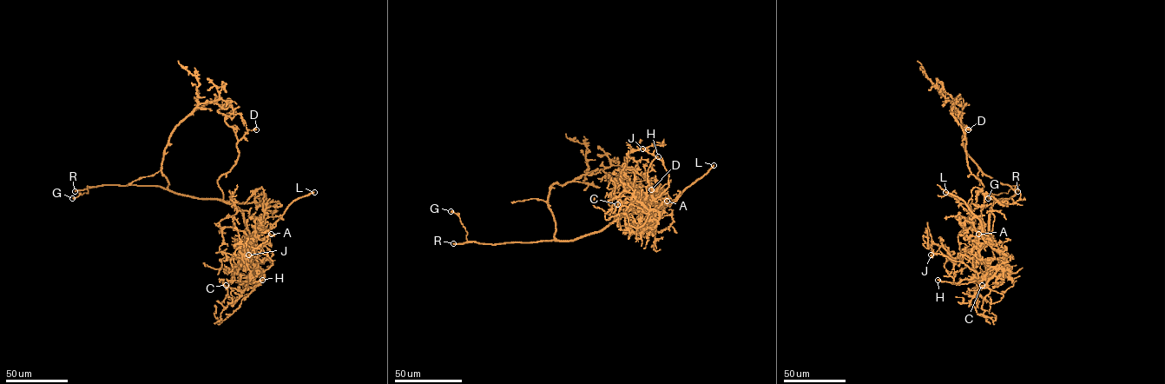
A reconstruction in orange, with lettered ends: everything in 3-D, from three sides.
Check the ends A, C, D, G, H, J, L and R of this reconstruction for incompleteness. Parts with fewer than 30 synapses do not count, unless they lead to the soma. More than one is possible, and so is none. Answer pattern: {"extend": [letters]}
{"extend": ["L", "R"]}

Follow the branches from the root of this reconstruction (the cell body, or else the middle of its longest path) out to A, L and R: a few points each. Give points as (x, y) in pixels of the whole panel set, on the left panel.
A: (220, 188), (223, 200), (233, 204), (242, 214), (254, 248), (267, 243), (271, 234)
L: (220, 188), (223, 200), (233, 204), (242, 214), (248, 234), (253, 239), (266, 233), (293, 201), (314, 192)
R: (220, 188), (222, 200), (194, 197), (160, 187), (145, 185), (99, 185), (75, 191)

